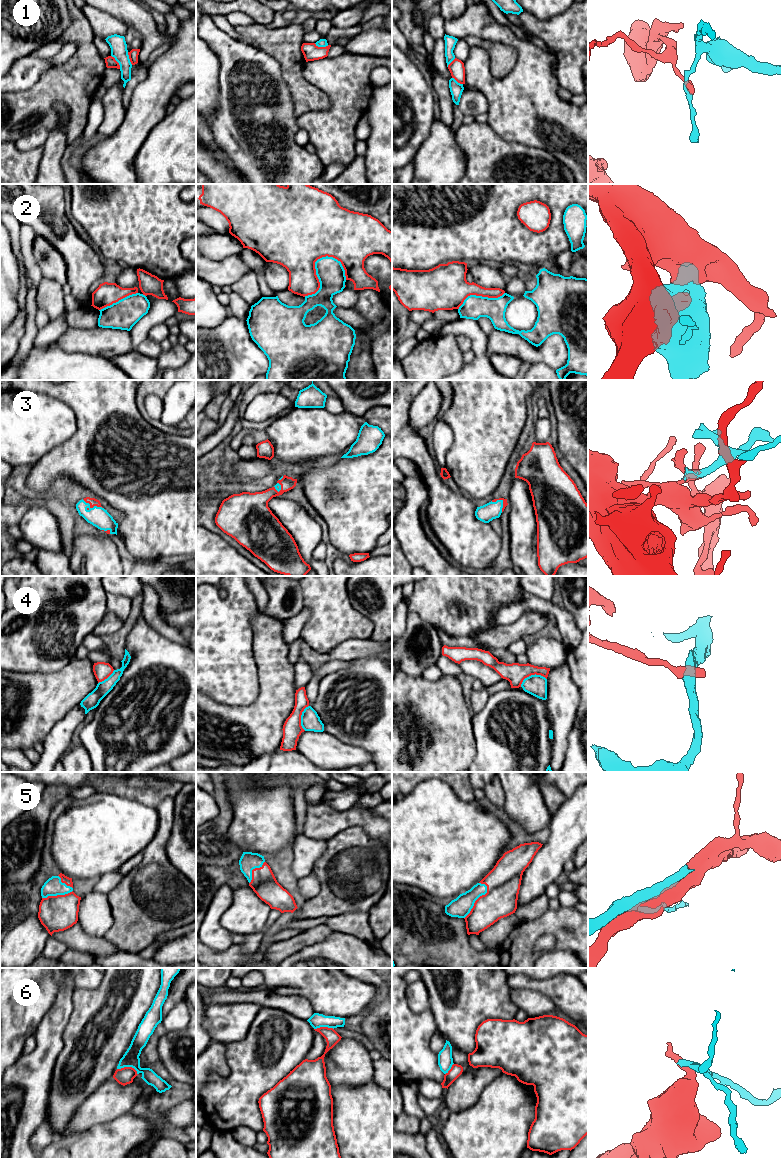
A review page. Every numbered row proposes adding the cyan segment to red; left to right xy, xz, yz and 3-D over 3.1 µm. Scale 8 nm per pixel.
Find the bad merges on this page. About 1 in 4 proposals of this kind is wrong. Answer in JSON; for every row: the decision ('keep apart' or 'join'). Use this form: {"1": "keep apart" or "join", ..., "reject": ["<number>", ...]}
{"1": "keep apart", "2": "join", "3": "join", "4": "keep apart", "5": "join", "6": "keep apart", "reject": ["1", "4", "6"]}

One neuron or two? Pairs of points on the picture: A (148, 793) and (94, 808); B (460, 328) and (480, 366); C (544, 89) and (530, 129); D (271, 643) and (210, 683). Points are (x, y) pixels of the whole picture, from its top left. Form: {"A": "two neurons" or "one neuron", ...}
{"A": "two neurons", "B": "one neuron", "C": "one neuron", "D": "two neurons"}

